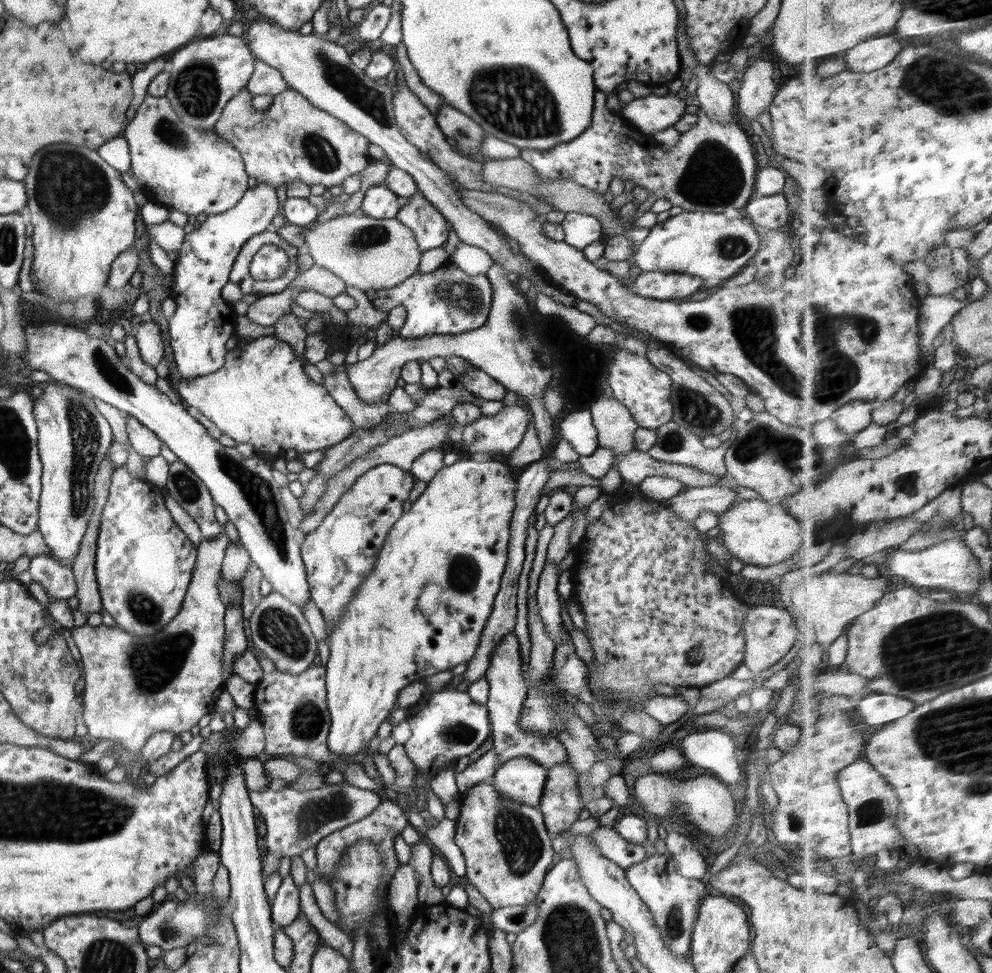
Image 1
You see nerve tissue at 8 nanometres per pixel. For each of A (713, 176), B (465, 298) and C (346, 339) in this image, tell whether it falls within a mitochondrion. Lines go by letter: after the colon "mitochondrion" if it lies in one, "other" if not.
A: mitochondrion
B: mitochondrion
C: other

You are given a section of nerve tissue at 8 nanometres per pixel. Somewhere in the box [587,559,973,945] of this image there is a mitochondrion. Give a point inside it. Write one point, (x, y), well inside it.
(870, 812)

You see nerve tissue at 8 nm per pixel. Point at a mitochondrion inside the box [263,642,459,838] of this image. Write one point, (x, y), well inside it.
(306, 721)

